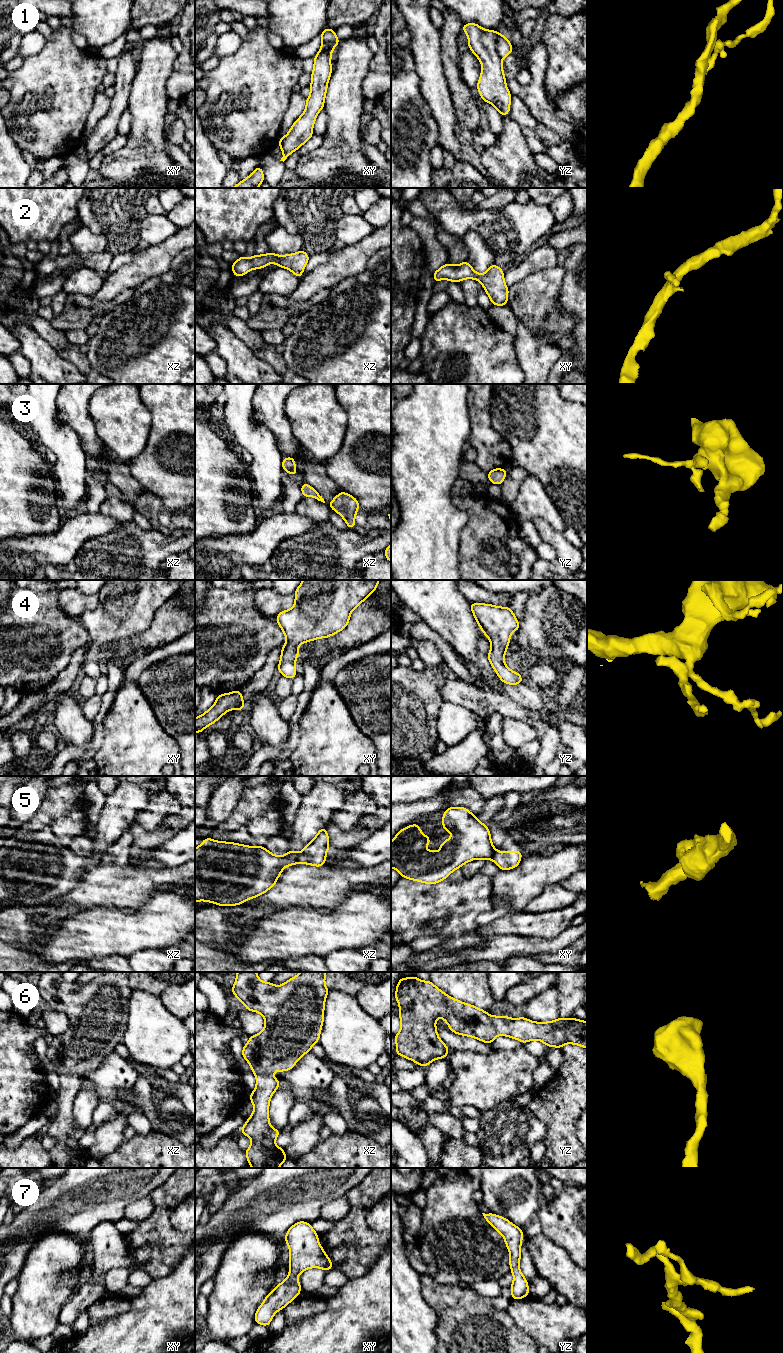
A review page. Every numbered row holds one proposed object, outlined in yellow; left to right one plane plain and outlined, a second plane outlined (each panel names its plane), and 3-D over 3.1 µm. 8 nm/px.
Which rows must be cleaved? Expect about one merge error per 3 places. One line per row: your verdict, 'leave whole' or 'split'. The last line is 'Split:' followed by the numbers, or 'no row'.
1: split
2: leave whole
3: leave whole
4: leave whole
5: split
6: leave whole
7: leave whole
Split: 1, 5

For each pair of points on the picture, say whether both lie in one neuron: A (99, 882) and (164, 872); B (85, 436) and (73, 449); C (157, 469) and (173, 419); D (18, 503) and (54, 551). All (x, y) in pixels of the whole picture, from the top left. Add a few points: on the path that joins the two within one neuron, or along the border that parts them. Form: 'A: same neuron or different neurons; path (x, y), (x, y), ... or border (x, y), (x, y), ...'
A: same neuron; path (115, 882), (148, 881)
B: different neurons; border (65, 424), (76, 433), (79, 445), (86, 458)
C: same neuron; path (154, 457), (150, 453), (152, 446), (166, 431)
D: different neurons; border (60, 524), (56, 530), (49, 533), (18, 537)

